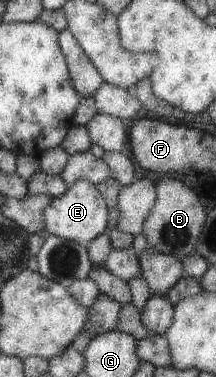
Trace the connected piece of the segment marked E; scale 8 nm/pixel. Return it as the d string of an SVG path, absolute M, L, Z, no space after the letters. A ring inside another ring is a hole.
M78 180L68 186L68 189L53 198L43 213L46 235L75 241L88 245L92 238L108 232L110 223L110 208L105 197L95 184L88 180Z

